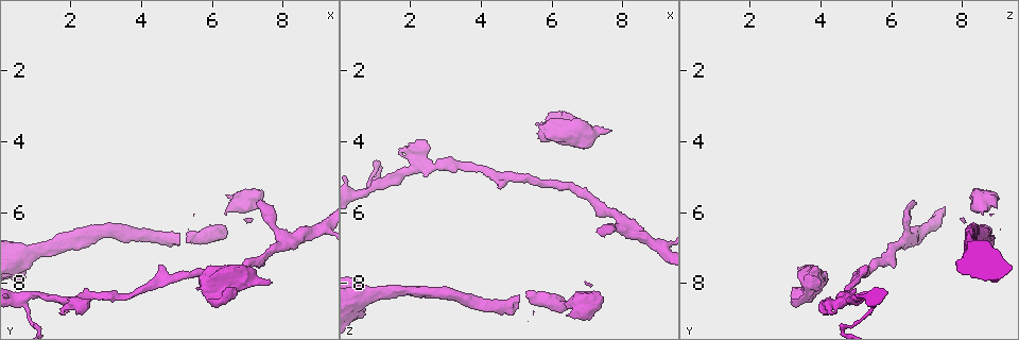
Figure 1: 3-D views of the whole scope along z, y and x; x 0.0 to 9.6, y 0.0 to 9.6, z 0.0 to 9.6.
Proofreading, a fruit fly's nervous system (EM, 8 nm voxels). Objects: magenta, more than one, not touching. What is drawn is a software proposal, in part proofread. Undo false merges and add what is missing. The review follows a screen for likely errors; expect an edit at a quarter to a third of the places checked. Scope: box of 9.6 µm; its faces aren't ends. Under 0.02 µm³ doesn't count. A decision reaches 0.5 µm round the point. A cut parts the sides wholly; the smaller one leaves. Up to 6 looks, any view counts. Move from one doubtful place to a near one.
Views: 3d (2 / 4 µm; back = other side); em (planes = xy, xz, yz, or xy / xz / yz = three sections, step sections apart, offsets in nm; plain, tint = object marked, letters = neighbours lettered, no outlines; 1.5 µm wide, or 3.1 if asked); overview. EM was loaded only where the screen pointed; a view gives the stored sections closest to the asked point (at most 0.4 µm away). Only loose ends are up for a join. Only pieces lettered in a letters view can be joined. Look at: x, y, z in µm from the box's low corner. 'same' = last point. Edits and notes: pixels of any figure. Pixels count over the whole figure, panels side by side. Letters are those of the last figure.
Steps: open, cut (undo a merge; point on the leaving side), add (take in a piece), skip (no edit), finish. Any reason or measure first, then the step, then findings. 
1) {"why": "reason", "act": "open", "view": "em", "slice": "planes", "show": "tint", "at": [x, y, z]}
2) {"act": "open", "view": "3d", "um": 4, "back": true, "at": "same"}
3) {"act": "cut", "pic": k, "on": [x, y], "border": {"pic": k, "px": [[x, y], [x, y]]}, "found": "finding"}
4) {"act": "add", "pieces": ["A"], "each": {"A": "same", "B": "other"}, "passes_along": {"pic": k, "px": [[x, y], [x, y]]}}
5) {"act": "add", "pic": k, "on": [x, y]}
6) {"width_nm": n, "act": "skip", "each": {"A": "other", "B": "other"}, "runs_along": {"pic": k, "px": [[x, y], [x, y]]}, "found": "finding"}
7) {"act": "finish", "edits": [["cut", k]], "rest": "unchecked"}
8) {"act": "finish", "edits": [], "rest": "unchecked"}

{"why": "an open end", "act": "open", "view": "3d", "um": 2, "at": [7.35, 5.70, 6.60]}

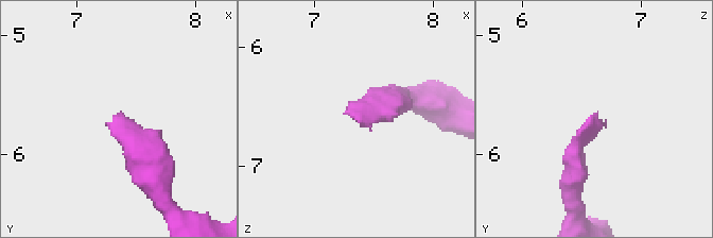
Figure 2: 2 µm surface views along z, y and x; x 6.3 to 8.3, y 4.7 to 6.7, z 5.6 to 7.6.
{"why": "shape alone is not enough", "act": "open", "view": "em", "slice": "planes", "show": "letters", "at": [7.36, 5.68, 6.66]}

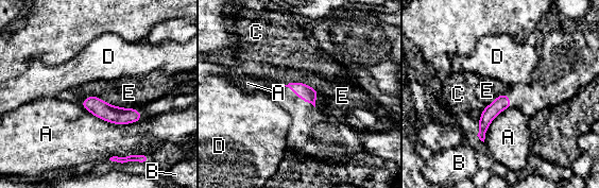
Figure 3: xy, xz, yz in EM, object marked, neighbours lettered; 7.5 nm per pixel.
{"act": "skip", "each": {"A": "other", "B": "other", "C": "other", "D": "other", "E": "other"}, "border": {"pic": 3, "px": [[284, 84], [306, 83], [319, 94]]}, "found": "none of them fits"}

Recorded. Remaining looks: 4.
{"why": "narrows sharply", "act": "open", "view": "em", "slice": "yz", "step": 8, "show": "letters", "at": [6.85, 7.45, 5.45]}

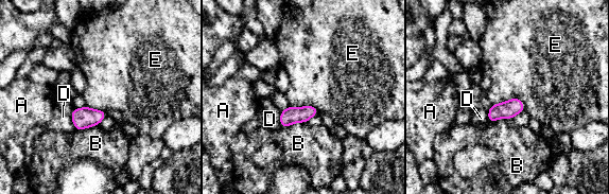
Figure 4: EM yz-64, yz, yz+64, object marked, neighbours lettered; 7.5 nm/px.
{"longest_contact_nm": ["E", 260], "act": "skip", "each": {"A": "other", "B": "other", "D": "other", "E": "other"}, "border": {"pic": 4, "px": [[492, 105], [518, 98], [525, 109]]}, "found": "continuous, no second neuron"}

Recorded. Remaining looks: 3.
{"why": "branch stops here", "act": "open", "view": "em", "slice": "xy", "step": 4, "show": "tint", "at": [7.65, 7.95, 3.65]}

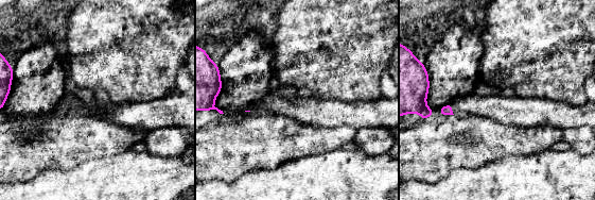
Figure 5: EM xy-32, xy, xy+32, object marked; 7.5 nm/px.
{"act": "open", "view": "em", "slice": "xz", "step": 4, "show": "tint", "at": "same"}

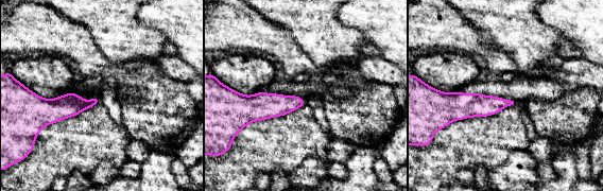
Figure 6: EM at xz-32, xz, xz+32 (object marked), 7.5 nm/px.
{"why": "what lies round it", "act": "open", "view": "em", "slice": "xz", "step": 4, "show": "letters", "at": "same"}

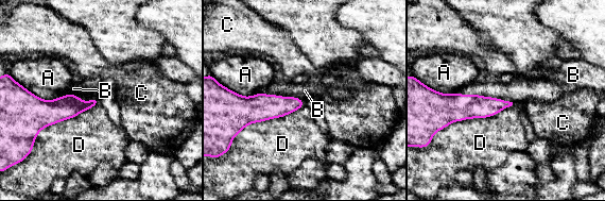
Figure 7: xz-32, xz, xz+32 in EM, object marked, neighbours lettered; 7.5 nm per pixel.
{"longest_contact_nm": ["D", 550], "act": "add", "pieces": ["B"], "each": {"A": "other", "B": "same", "C": "other", "D": "other"}, "passes_along": {"pic": 7, "px": [[453, 107], [484, 97], [516, 90]]}, "found": "the neuron continues"}

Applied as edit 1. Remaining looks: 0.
{"act": "finish", "edits": [["add", 7]], "rest": "unchecked"}

